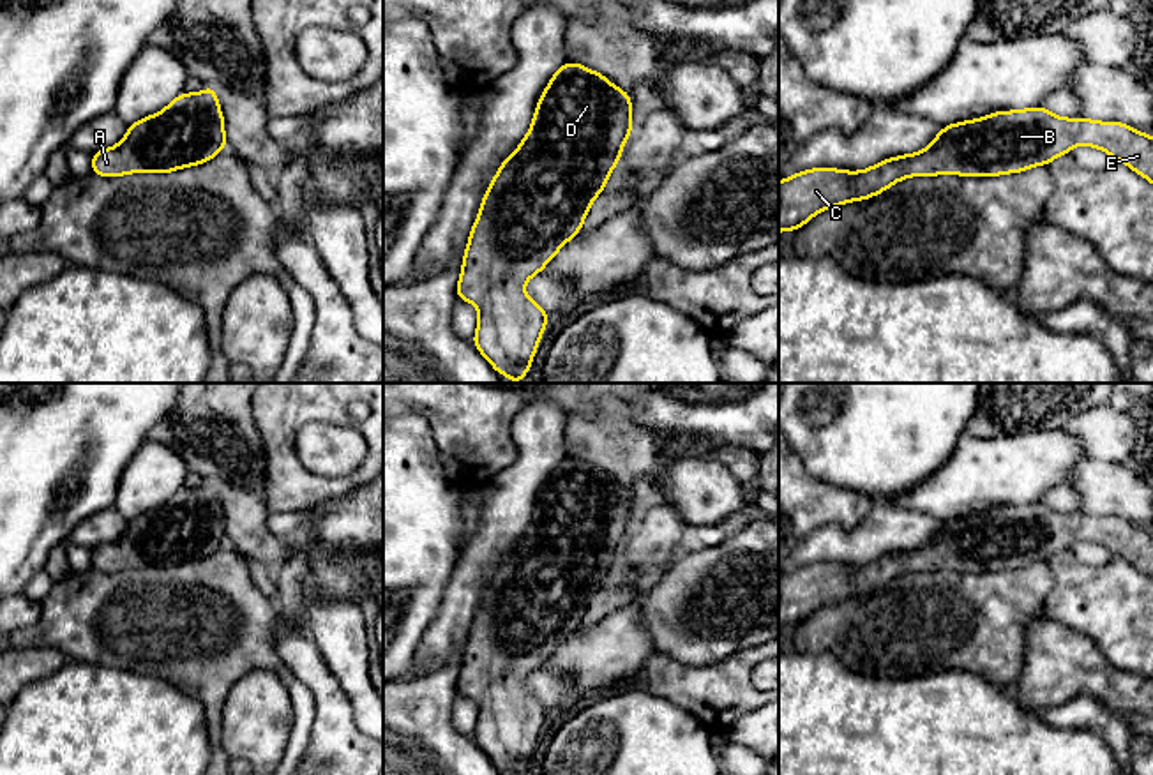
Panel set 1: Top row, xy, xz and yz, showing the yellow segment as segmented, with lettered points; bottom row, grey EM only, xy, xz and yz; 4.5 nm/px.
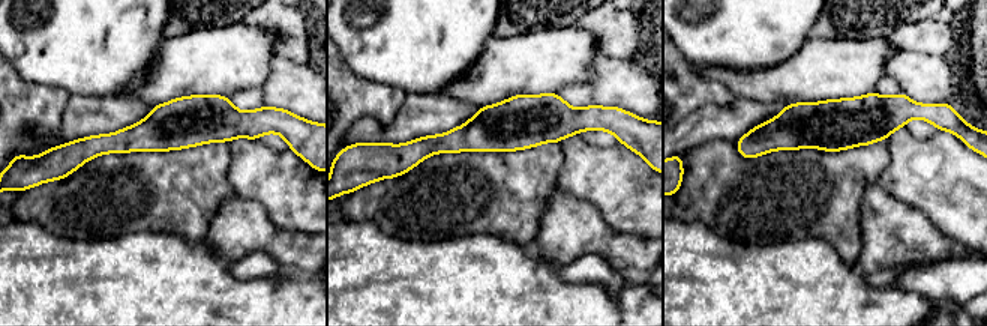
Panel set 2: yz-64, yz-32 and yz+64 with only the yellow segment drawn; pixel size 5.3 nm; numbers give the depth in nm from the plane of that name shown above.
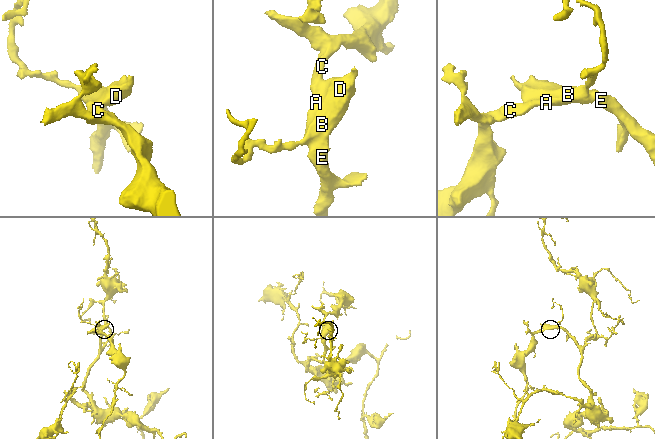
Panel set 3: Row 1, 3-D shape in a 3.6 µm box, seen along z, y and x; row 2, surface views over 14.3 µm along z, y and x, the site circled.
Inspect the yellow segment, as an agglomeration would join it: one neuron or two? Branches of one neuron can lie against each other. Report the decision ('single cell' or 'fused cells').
single cell

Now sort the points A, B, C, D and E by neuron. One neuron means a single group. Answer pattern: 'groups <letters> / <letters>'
groups A B C D E

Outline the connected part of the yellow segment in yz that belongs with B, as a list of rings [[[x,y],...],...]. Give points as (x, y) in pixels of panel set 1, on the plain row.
[[[1036,501],[994,507],[945,521],[916,549],[885,554],[862,567],[814,563],[779,577],[779,628],[796,627],[816,609],[870,595],[909,572],[998,572],[1047,561],[1075,540],[1107,547],[1153,579],[1153,531],[1121,517],[1063,514]]]

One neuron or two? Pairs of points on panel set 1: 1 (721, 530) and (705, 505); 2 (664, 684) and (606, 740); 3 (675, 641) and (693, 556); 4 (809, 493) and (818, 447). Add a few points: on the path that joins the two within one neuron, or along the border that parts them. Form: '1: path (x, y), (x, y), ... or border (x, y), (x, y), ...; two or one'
1: border (742, 509), (717, 523), (693, 528); two
2: border (643, 684), (652, 692), (691, 712); two
3: path (675, 620), (682, 599), (693, 588), (693, 578); one
4: border (797, 454), (802, 466), (813, 477), (851, 491); two

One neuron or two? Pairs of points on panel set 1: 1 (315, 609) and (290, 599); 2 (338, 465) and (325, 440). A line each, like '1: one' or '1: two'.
1: two
2: one

